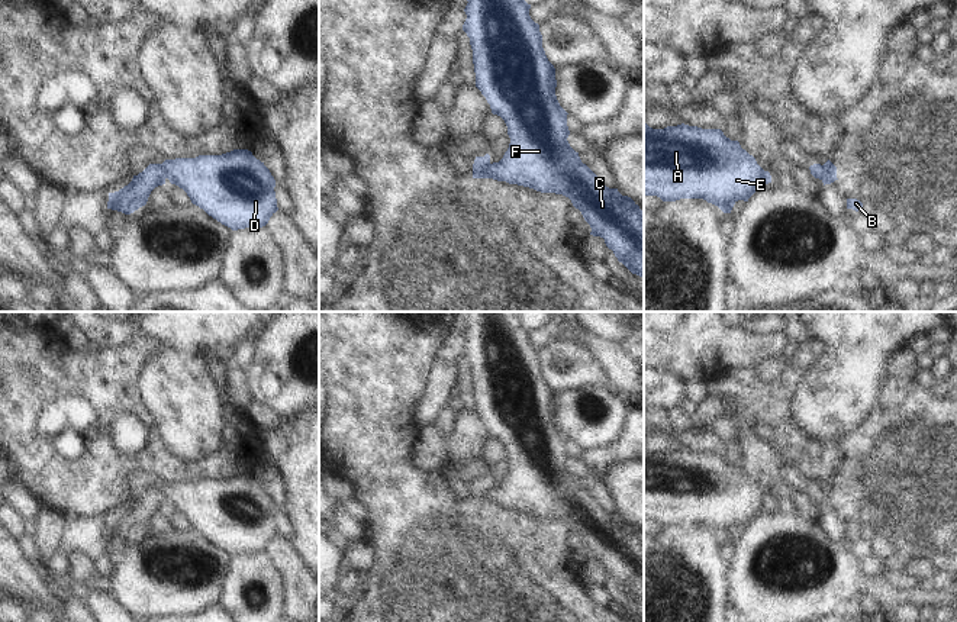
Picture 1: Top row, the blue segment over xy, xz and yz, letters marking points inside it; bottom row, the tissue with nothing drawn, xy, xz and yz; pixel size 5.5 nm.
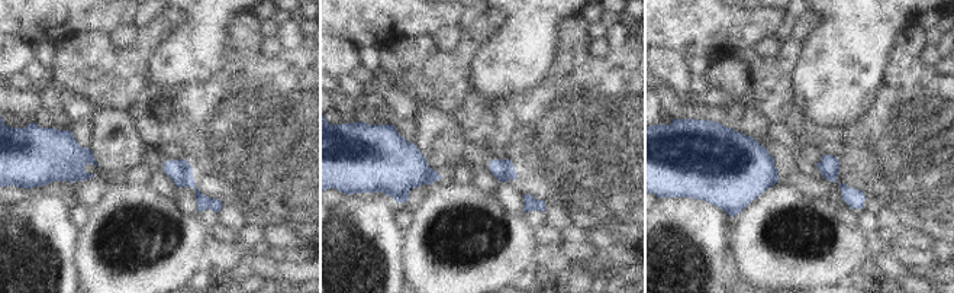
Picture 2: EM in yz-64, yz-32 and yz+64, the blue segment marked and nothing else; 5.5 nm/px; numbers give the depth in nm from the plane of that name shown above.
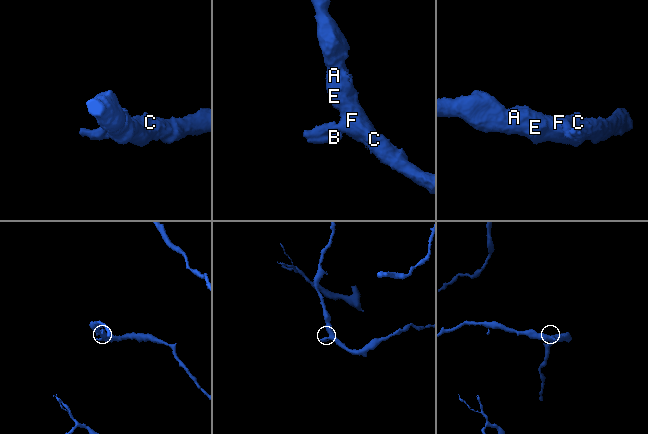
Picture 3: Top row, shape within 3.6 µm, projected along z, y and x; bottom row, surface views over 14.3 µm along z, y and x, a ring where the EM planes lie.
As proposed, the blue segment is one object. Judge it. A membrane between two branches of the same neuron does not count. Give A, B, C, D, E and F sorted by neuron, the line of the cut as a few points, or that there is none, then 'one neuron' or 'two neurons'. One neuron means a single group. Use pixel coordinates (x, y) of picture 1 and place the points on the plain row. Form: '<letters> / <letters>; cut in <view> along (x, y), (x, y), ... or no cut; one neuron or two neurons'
A C D E F / B; cut in yz along (822, 490), (835, 502); two neurons

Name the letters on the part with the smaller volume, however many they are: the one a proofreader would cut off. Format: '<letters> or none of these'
B

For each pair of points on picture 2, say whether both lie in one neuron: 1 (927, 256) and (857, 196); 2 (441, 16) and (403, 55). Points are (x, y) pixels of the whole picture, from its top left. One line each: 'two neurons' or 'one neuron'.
1: two neurons
2: two neurons

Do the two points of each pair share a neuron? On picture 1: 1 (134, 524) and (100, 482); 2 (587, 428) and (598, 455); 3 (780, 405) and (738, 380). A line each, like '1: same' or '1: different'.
1: same
2: different
3: same

